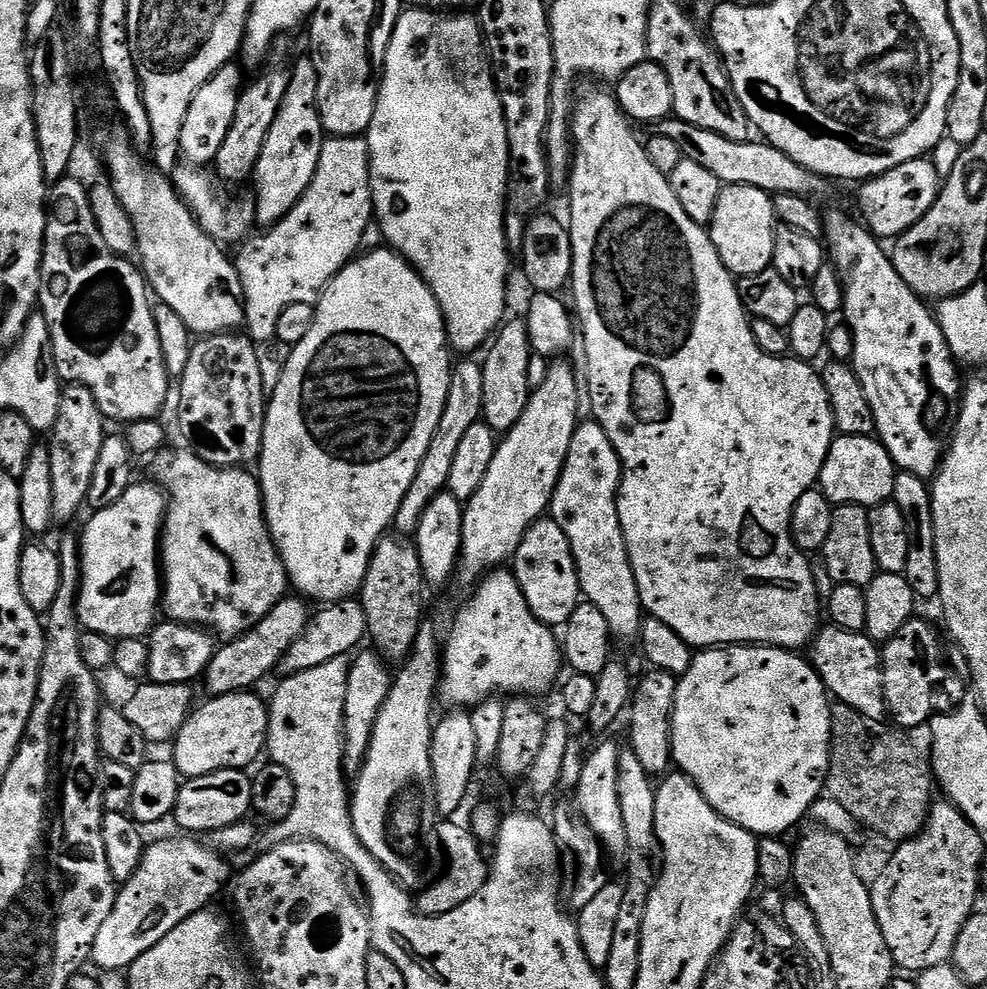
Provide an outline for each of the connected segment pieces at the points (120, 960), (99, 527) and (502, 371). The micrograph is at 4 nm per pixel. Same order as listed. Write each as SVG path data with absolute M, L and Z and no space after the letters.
M176 834L173 840L156 840L144 849L144 858L138 870L125 881L117 893L115 906L111 908L92 947L91 961L102 968L101 971L125 971L132 964L152 949L166 936L174 927L192 917L194 913L203 911L228 883L231 883L232 873L225 857L215 848L207 843L199 844L199 839L188 834Z
M134 482L126 490L126 494L122 494L122 498L118 498L118 502L114 502L114 506L97 508L91 513L92 517L89 518L88 525L84 528L84 534L80 534L78 538L80 546L80 594L76 597L76 613L80 619L80 626L83 631L97 632L107 636L113 642L138 640L147 637L151 633L158 620L156 612L158 616L162 608L162 560L158 553L162 548L164 513L168 510L168 501L167 495L155 483L140 484L140 482Z
M524 318L509 319L500 325L494 339L487 345L482 356L482 383L484 387L483 423L489 424L497 434L509 432L522 418L522 410L526 410L530 389L530 358L533 356L530 334Z

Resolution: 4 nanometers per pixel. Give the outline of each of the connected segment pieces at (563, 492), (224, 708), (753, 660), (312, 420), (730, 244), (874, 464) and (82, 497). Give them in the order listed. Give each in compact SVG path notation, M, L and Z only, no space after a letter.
M595 419L577 423L574 438L558 486L552 495L550 518L570 538L570 550L580 579L580 591L587 603L598 606L612 631L613 641L628 644L640 635L642 609L638 582L626 550L618 518L616 495L620 492L622 465L606 430Z
M246 691L214 696L205 699L201 708L199 705L186 717L170 753L170 759L181 777L193 780L223 768L244 770L249 767L247 764L257 763L255 760L260 752L262 756L268 742L268 704L252 695L256 694Z
M721 646L697 651L690 662L690 670L679 677L676 685L676 697L672 707L672 759L675 767L689 776L702 790L706 802L718 810L730 822L742 826L753 836L780 836L788 832L808 811L812 803L825 791L828 779L828 763L832 753L832 704L824 683L815 668L803 655L787 648L769 648L767 646Z
M382 246L376 252L357 255L351 264L346 265L324 287L315 309L316 317L314 326L310 326L310 334L306 334L302 342L291 345L289 352L292 353L289 354L288 361L276 380L276 389L273 392L271 389L264 413L258 479L260 493L264 499L264 517L272 541L276 543L280 560L284 564L289 585L305 601L317 600L317 605L327 606L355 597L364 585L376 543L393 527L398 506L402 506L402 498L406 498L406 490L410 490L410 482L414 482L414 474L418 474L418 466L422 466L422 458L426 458L426 450L430 450L430 438L434 438L434 430L438 430L438 418L442 418L446 394L450 390L454 352L448 342L444 315L430 286L426 286L420 273L415 272L400 253L387 246Z
M723 185L718 194L718 206L710 225L710 235L722 262L733 277L762 274L772 267L774 234L778 219L773 197L754 186Z
M837 435L826 454L818 487L833 506L857 504L870 509L876 504L887 504L892 500L897 471L895 462L879 439L872 436Z
M69 384L61 391L58 418L54 422L46 447L50 454L50 471L54 481L54 514L57 525L68 524L88 503L90 478L106 435L106 421L102 410L94 402L90 390L81 384Z

